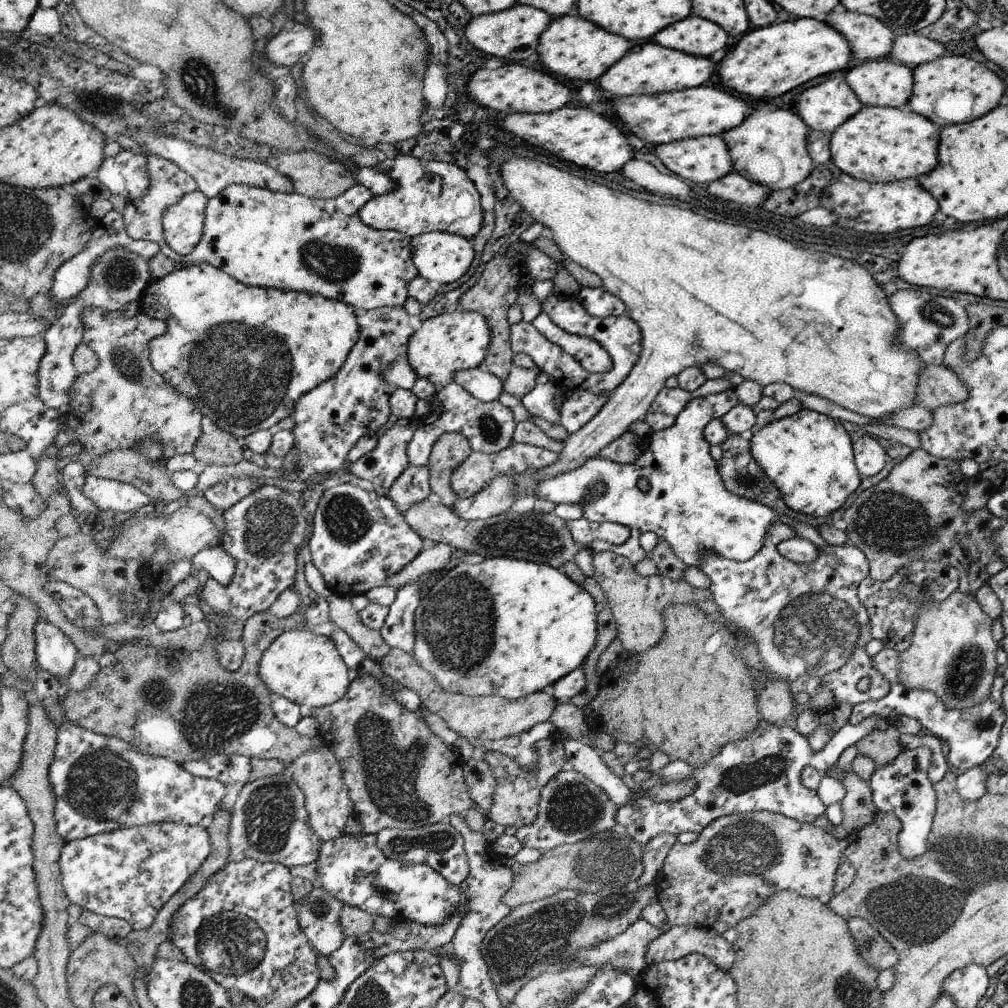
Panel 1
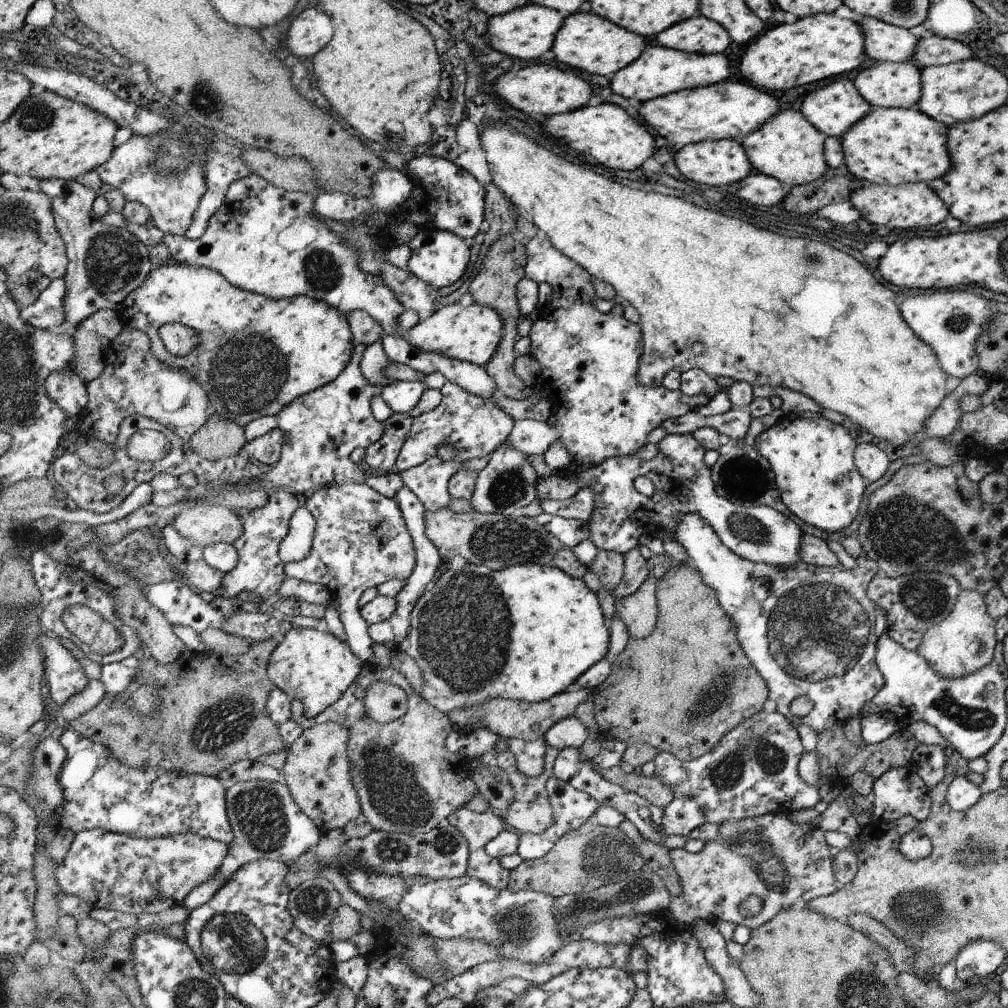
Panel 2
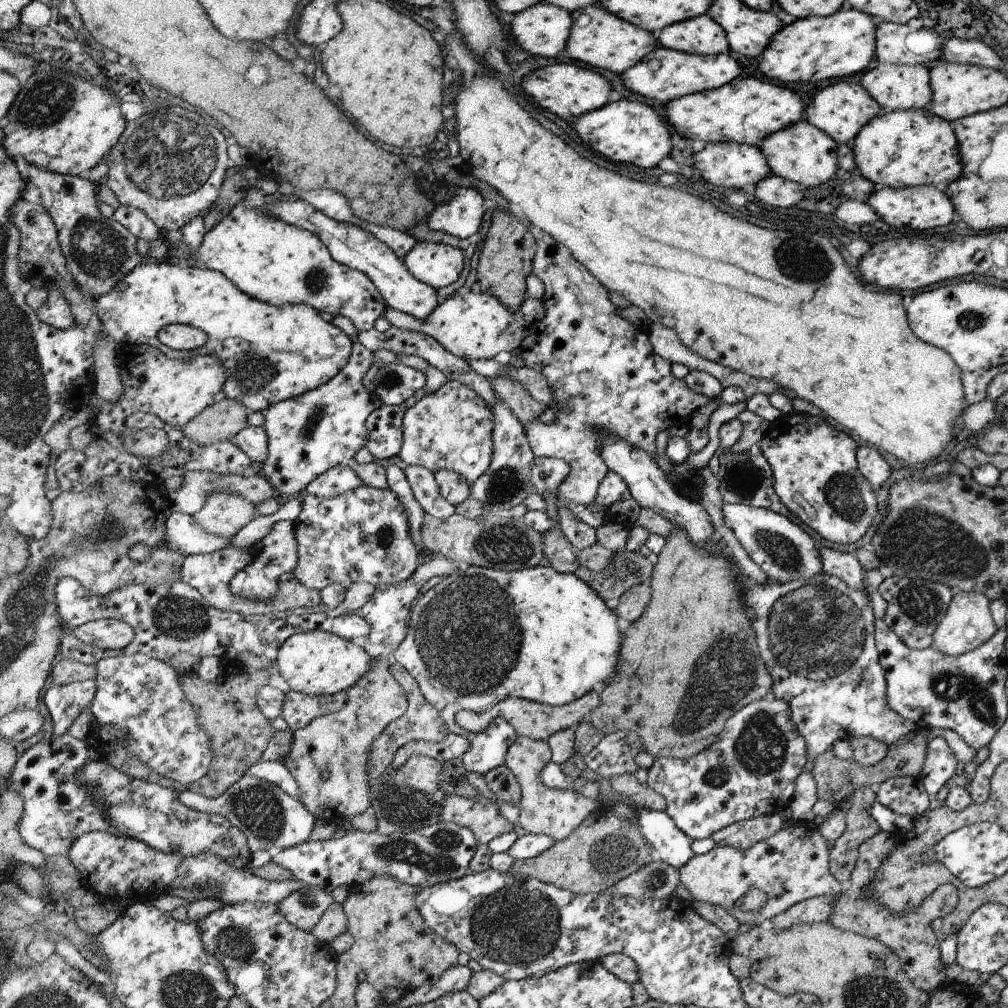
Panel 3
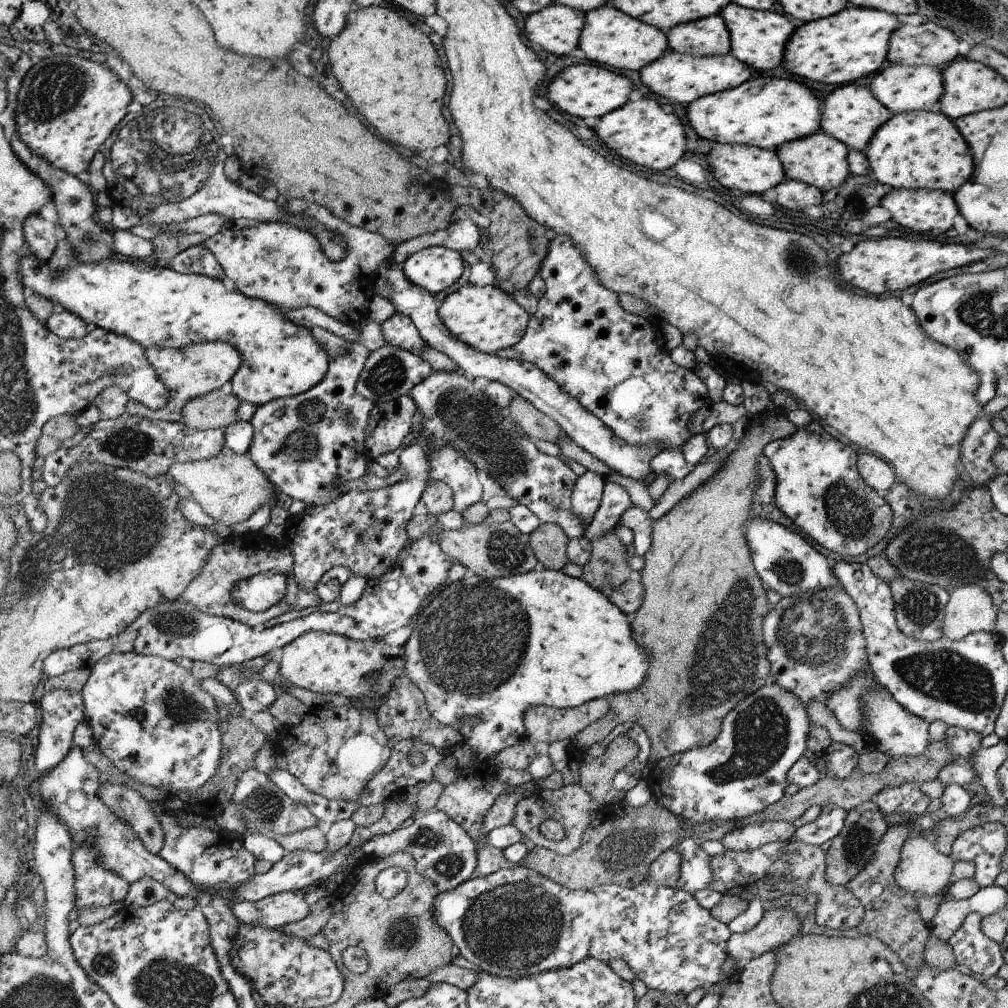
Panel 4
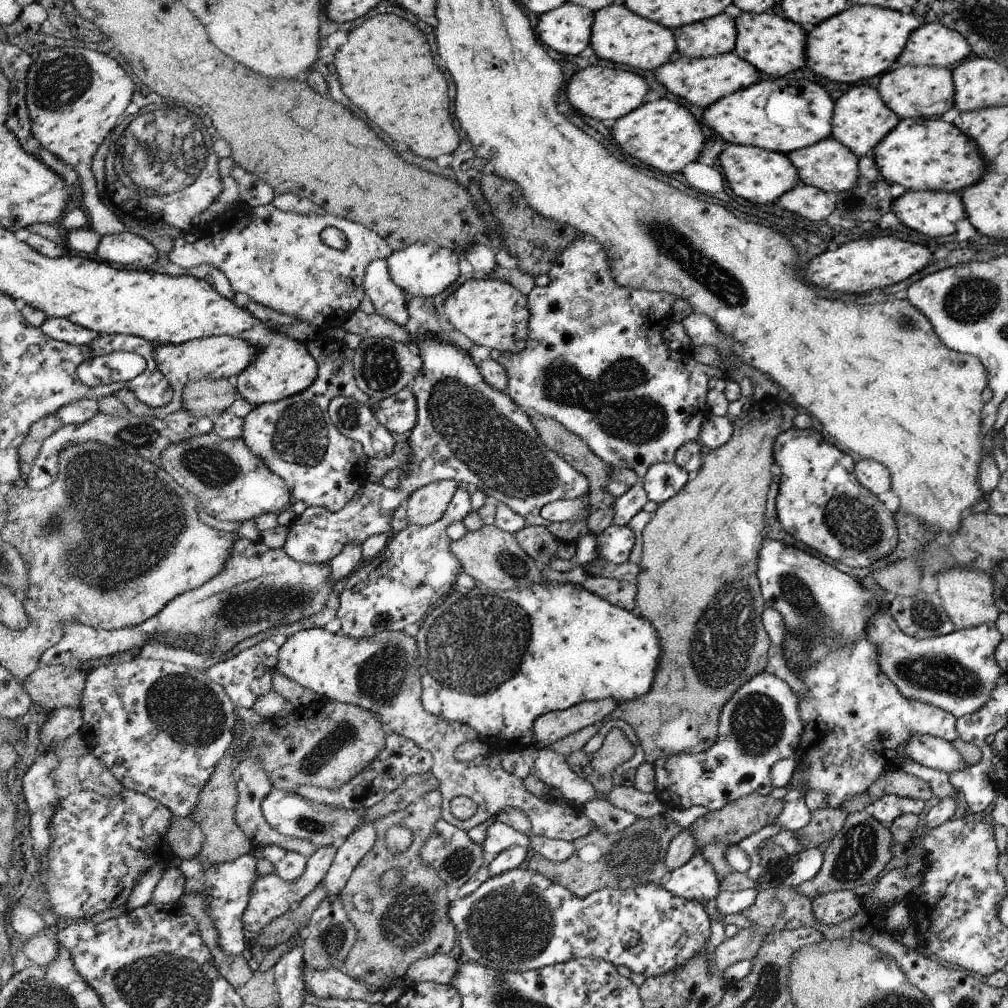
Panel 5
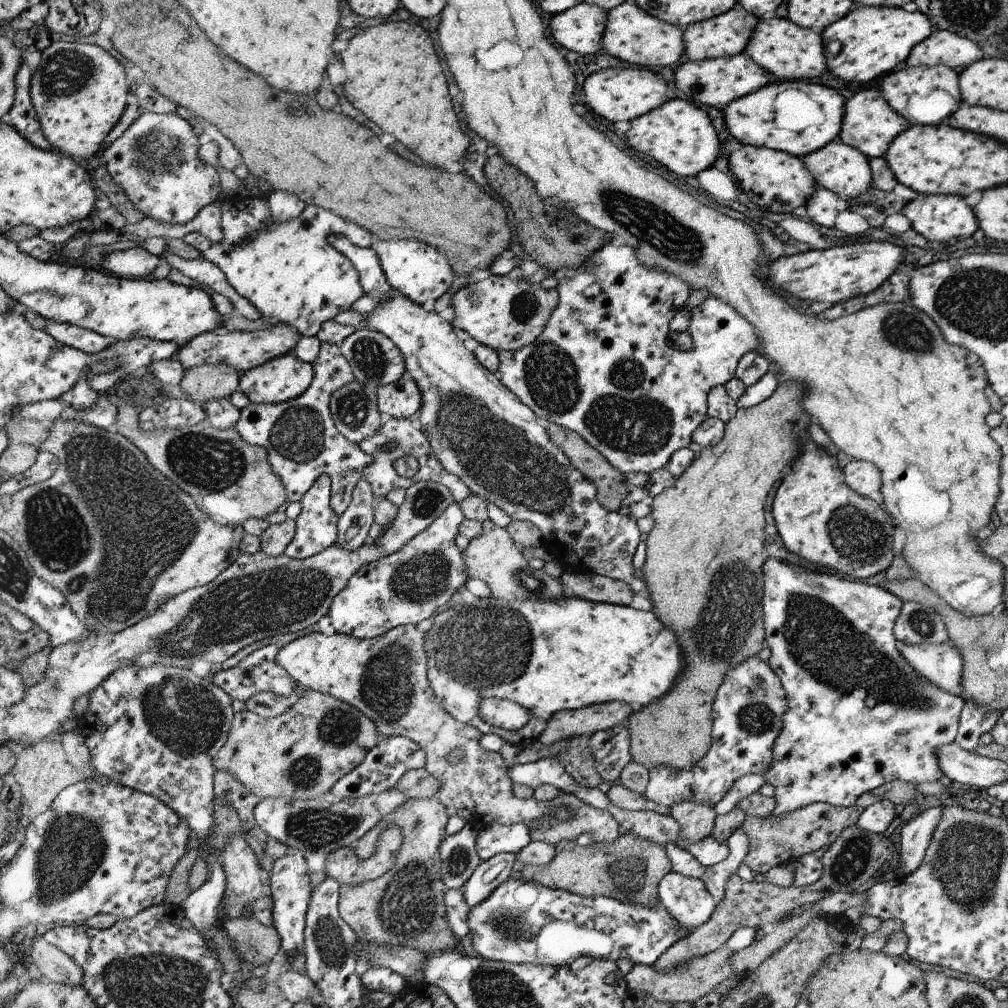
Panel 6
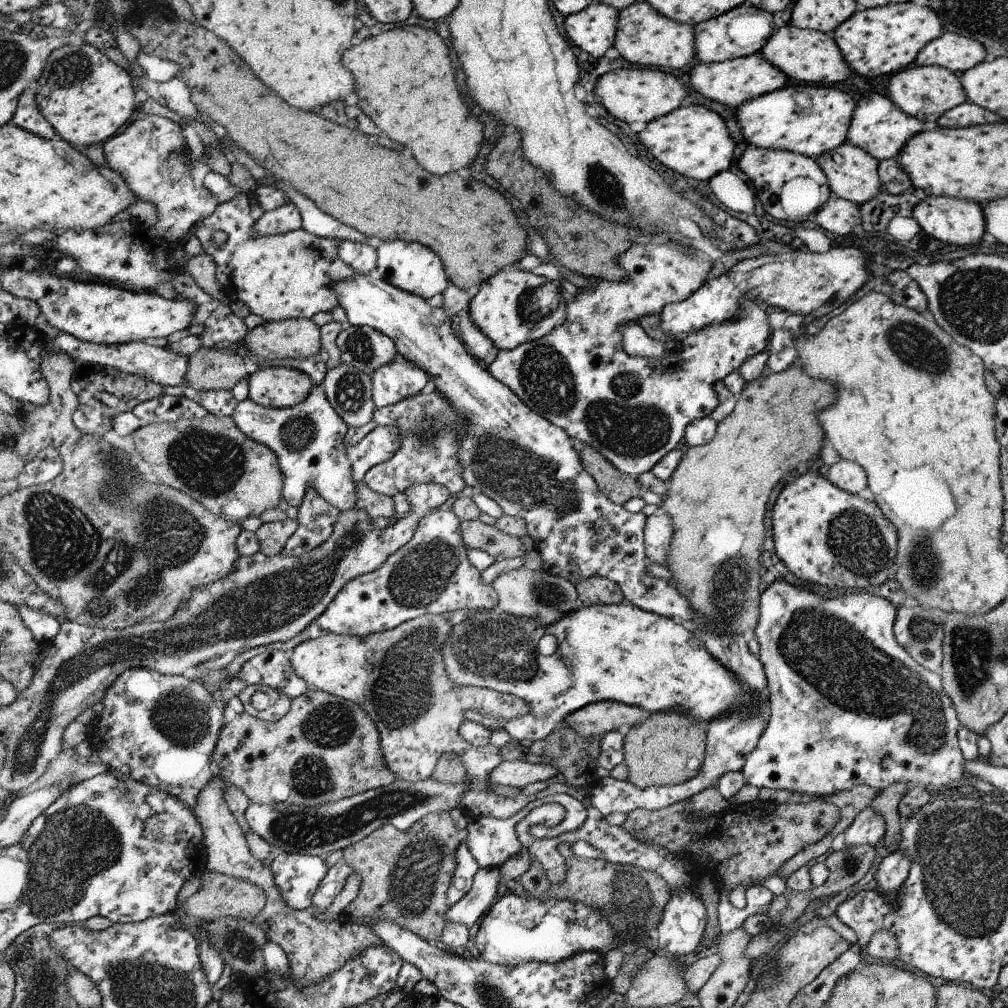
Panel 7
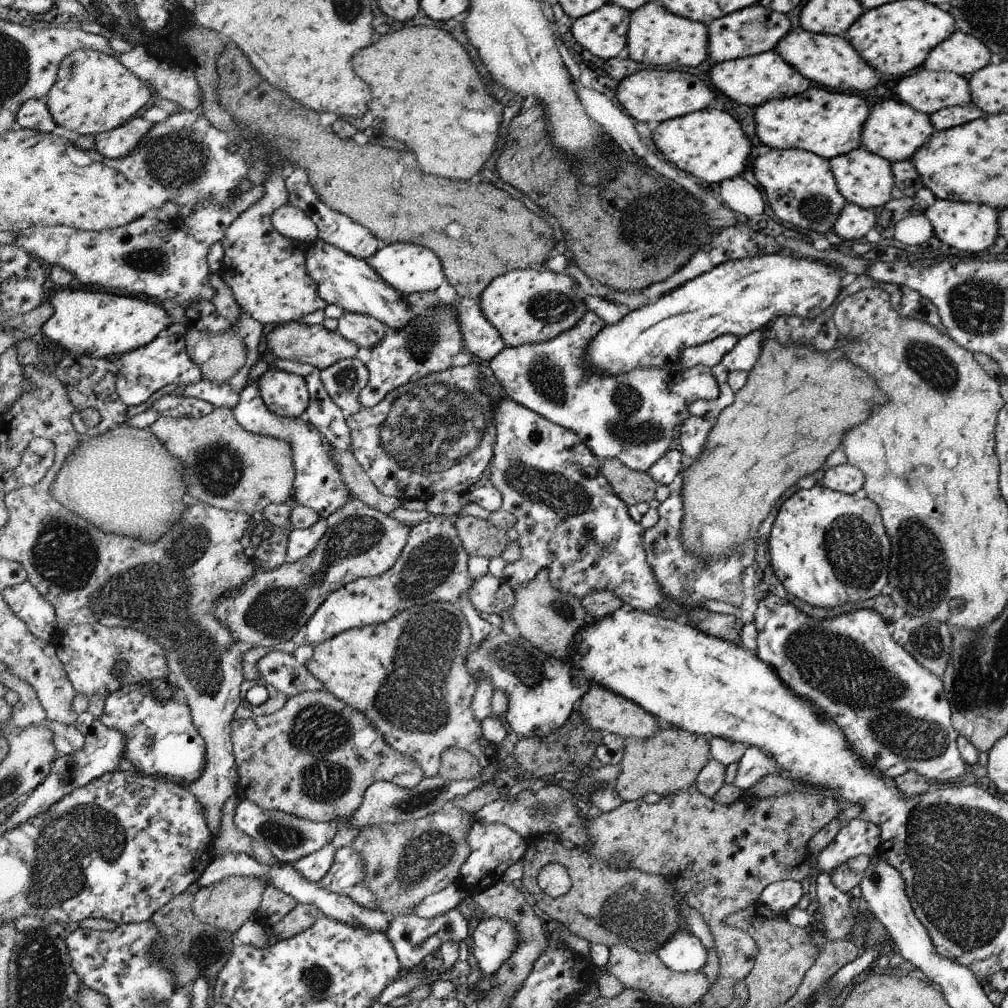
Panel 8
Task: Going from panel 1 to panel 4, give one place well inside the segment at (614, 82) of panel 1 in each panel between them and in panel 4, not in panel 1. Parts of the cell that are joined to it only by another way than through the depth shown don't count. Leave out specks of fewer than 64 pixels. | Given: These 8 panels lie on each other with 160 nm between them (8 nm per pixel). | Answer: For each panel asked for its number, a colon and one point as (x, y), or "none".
2: (660, 70)
3: (664, 74)
4: (682, 79)

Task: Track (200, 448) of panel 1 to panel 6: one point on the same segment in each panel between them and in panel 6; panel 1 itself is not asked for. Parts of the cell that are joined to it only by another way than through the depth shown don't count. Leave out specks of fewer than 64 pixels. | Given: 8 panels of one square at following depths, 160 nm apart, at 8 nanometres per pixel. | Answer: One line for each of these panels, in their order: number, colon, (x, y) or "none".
2: (225, 438)
3: (223, 421)
4: (217, 410)
5: (203, 397)
6: (208, 382)

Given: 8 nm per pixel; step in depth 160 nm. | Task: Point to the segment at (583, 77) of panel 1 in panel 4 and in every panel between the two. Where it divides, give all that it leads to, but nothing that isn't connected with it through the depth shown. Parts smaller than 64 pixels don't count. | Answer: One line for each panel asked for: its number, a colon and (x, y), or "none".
2: (586, 42)
3: (602, 39)
4: (610, 37)

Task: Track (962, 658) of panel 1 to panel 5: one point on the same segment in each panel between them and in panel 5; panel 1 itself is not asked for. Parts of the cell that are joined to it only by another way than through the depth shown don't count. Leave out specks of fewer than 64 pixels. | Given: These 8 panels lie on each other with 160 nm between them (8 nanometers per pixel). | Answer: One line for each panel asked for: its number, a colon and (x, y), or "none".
2: (963, 643)
3: (968, 623)
4: (970, 609)
5: (968, 596)

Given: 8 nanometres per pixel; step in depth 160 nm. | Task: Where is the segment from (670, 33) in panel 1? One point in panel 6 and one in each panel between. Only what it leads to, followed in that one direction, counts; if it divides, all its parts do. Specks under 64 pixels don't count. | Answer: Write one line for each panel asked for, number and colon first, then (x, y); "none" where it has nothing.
2: (698, 34)
3: (702, 35)
4: (706, 37)
5: (715, 36)
6: (727, 34)

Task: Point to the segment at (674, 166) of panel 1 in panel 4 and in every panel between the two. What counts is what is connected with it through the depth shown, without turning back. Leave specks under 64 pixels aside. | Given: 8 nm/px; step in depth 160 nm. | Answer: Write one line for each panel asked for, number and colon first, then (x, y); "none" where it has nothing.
2: (716, 164)
3: (730, 165)
4: (747, 169)

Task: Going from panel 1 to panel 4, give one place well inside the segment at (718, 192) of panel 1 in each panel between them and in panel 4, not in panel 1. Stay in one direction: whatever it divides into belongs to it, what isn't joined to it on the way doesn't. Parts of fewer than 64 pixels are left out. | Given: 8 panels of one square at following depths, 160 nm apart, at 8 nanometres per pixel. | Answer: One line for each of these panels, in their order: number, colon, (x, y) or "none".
2: (758, 188)
3: (773, 190)
4: (790, 193)

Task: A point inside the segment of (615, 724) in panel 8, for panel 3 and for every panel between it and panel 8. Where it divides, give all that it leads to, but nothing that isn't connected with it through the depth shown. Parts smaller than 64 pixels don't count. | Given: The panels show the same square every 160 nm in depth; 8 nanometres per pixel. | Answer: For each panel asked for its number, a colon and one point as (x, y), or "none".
3: (539, 721)
4: (543, 723)
5: (555, 725)
6: (569, 723)
7: (603, 717)

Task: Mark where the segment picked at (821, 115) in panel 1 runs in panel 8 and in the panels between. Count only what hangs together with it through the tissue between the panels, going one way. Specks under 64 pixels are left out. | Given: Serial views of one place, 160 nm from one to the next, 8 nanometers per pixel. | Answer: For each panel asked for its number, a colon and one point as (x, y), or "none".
2: (833, 109)
3: (842, 109)
4: (851, 113)
5: (862, 120)
6: (870, 124)
7: (879, 127)
8: (895, 131)

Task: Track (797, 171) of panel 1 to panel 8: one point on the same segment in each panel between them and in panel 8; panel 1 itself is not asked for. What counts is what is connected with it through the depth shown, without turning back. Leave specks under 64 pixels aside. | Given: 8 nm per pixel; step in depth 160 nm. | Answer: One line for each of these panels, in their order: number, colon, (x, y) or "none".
2: (788, 147)
3: (801, 152)
4: (820, 160)
5: (829, 165)
6: (838, 167)
7: (852, 174)
8: (865, 179)

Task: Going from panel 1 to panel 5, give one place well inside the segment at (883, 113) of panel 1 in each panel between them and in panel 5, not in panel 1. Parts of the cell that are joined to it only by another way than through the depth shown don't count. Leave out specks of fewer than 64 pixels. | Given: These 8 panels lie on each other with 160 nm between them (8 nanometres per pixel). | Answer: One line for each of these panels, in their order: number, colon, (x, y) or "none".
2: (891, 146)
3: (905, 148)
4: (920, 149)
5: (920, 155)

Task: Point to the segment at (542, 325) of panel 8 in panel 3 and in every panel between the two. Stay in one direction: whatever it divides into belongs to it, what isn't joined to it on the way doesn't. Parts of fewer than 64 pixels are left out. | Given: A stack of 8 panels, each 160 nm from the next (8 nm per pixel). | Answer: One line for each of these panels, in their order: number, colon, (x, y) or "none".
3: (473, 326)
4: (487, 318)
5: (492, 313)
6: (506, 314)
7: (514, 307)

